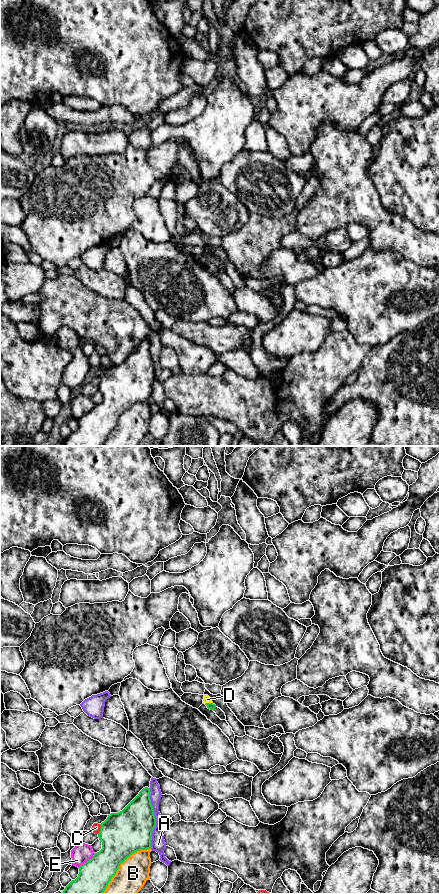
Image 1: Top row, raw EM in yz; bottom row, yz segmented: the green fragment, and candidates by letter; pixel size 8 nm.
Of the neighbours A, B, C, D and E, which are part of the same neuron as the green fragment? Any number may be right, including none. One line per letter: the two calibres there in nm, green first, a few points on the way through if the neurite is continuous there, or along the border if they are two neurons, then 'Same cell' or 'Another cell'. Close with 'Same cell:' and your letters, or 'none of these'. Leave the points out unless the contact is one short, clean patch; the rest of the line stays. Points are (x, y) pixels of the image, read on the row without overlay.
A: Thickness 360 nm (green) against 120 nm. Another cell
B: Thickness 360 nm (green) against 260 nm. Another cell
C: Thickness 360 nm (green) against 70 nm. Boundary: yz (100, 376), (98, 386). Another cell
D: Thickness 60 nm (green) against 60 nm. Boundary: yz (212, 254), (205, 256). Another cell
E: Thickness 280 nm (green) against 150 nm. Boundary: yz (94, 405), (78, 419). Another cell
Same cell: none of these

